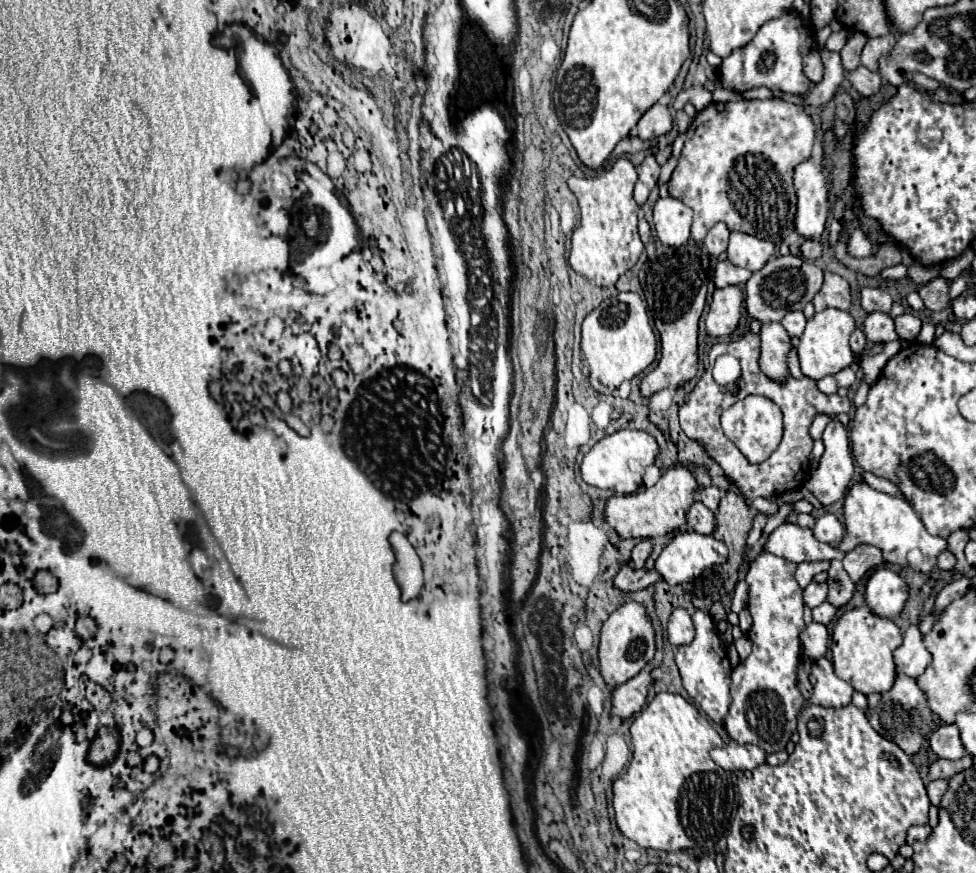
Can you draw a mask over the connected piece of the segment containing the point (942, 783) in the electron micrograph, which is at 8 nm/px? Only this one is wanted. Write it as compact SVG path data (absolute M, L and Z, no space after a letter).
M932 780L928 786L926 786L926 790L928 790L928 798L930 798L930 802L934 804L934 806L938 806L940 804L940 798L942 798L942 794L946 792L946 788L948 788L948 782L946 780Z

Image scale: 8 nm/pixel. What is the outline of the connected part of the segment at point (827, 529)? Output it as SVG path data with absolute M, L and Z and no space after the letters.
M824 514L816 520L812 532L814 532L816 540L836 546L844 536L844 524L834 514Z

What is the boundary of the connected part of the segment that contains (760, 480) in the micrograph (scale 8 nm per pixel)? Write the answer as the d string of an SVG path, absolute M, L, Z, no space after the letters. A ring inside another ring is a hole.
M746 334L742 336L740 340L736 342L728 342L728 344L714 344L712 350L710 350L710 356L708 356L708 368L706 372L702 374L702 378L696 382L694 390L690 392L690 398L688 402L680 408L680 426L682 430L692 438L696 440L712 460L716 460L724 474L738 486L740 494L746 496L748 502L752 502L754 498L758 496L776 496L776 494L782 494L786 490L796 490L800 488L808 474L810 474L810 452L812 452L812 444L814 440L810 438L808 434L808 426L812 422L812 418L820 412L828 414L828 416L836 416L840 412L848 412L852 402L848 398L842 398L838 394L822 394L816 384L776 384L772 382L758 366L758 348L760 348L760 336L758 334ZM722 354L732 354L734 358L740 360L740 366L742 366L742 378L738 382L738 392L736 396L732 396L730 392L724 392L712 378L712 366L714 366L714 360ZM748 394L762 394L762 396L768 396L772 402L776 402L784 414L784 436L782 436L782 442L780 446L774 450L774 454L762 462L762 464L750 464L740 450L736 450L736 446L722 434L722 428L720 428L720 414L722 410L730 408L736 400L742 400L746 398Z

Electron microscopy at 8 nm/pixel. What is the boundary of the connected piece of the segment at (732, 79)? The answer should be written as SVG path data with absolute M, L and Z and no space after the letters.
M788 12L776 20L768 20L760 26L750 44L740 50L734 50L728 58L722 60L720 78L722 84L736 92L746 92L756 86L766 86L772 92L782 90L786 94L804 96L810 88L810 80L802 72L802 58L814 48L814 34L804 24L796 12Z

